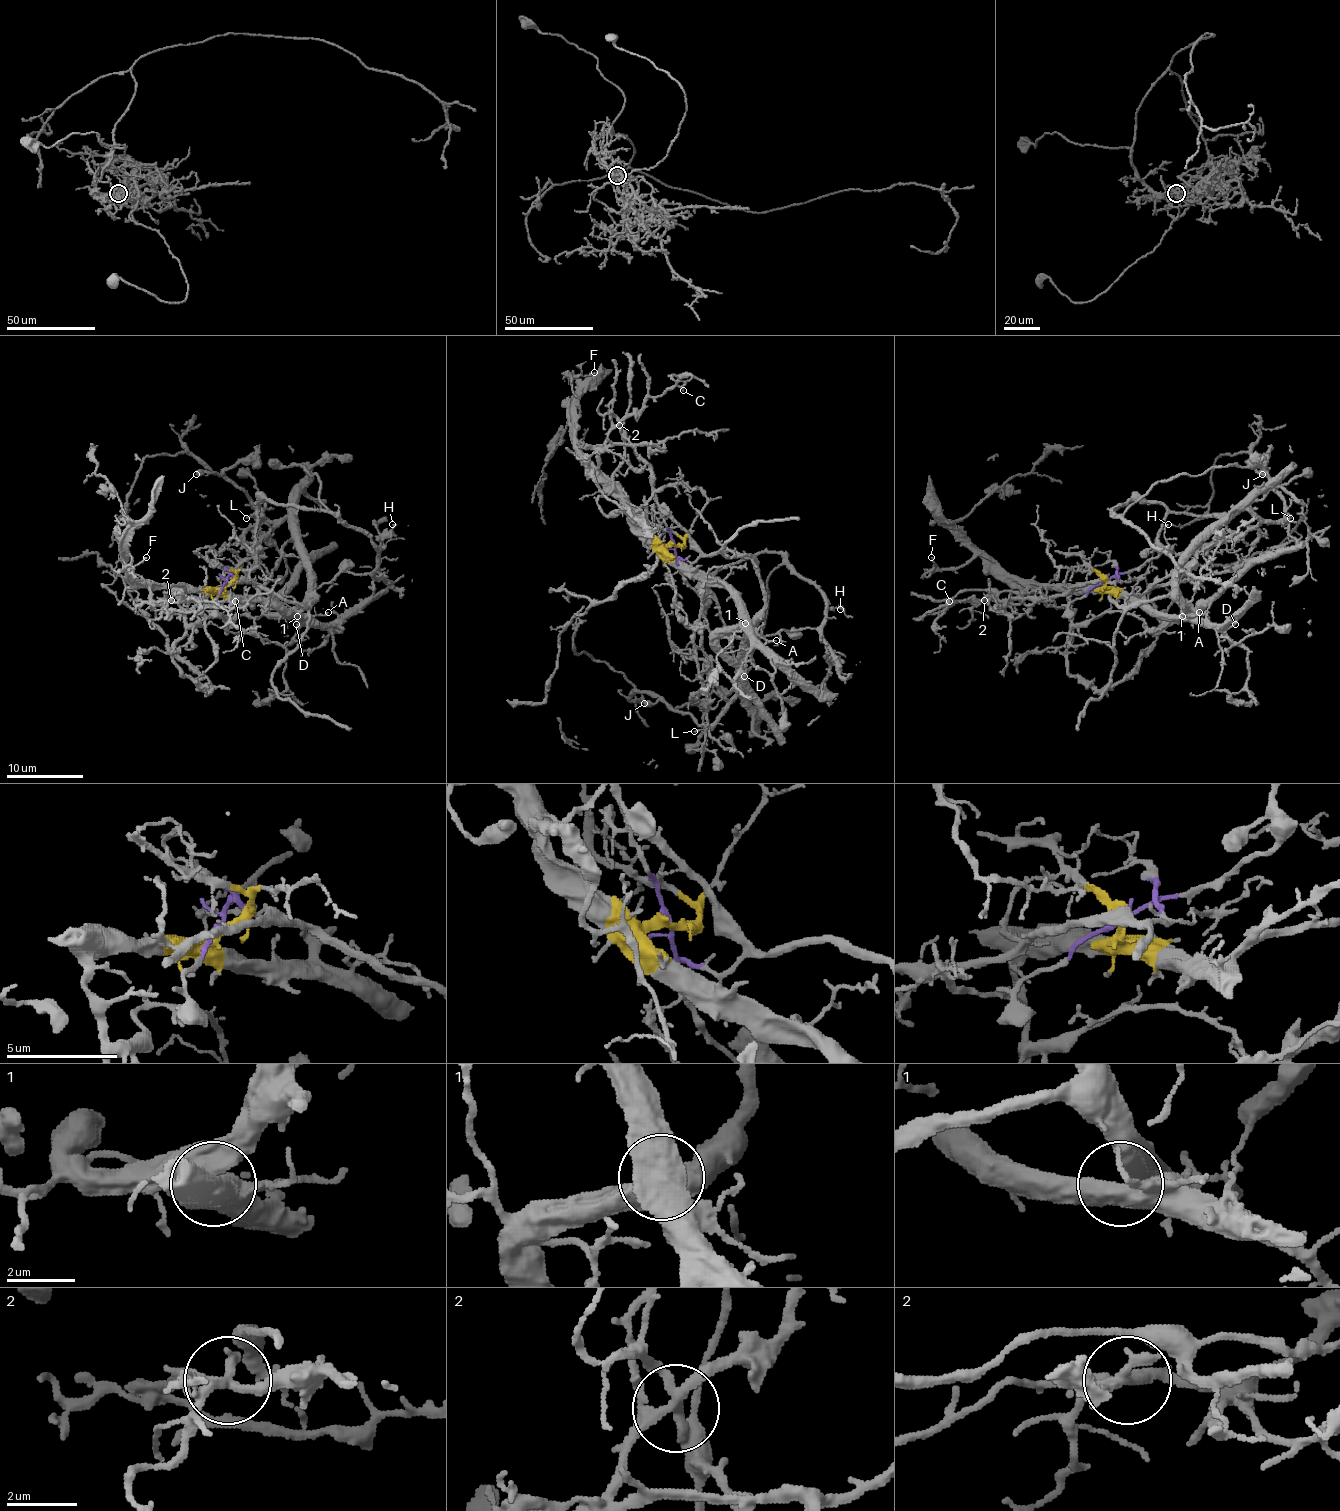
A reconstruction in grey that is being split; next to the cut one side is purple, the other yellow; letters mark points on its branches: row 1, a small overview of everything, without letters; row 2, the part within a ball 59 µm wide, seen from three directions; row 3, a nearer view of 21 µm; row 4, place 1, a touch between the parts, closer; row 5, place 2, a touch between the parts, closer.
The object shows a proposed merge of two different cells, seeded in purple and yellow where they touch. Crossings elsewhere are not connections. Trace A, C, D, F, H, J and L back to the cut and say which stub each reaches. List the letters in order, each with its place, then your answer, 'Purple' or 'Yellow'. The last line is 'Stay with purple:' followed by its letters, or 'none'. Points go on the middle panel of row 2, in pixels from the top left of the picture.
A: Place: (776, 640). Yellow
C: Place: (683, 390). Yellow
D: Place: (744, 676). Yellow
F: Place: (594, 372). Yellow
H: Place: (840, 609). Purple
J: Place: (644, 703). Purple
L: Place: (694, 731). Purple
Stay with purple: H, J, L

